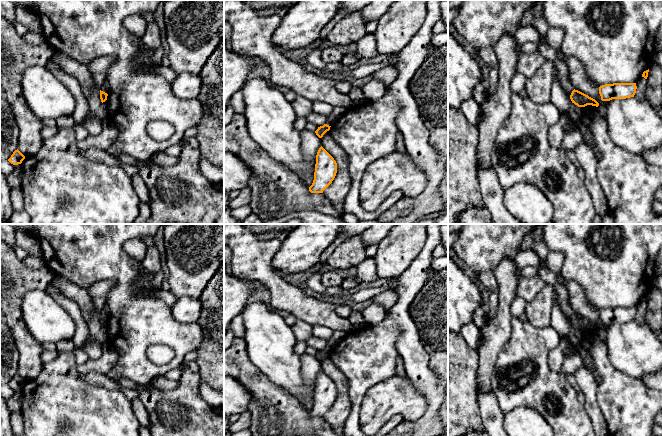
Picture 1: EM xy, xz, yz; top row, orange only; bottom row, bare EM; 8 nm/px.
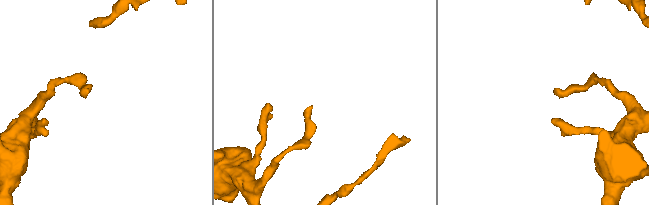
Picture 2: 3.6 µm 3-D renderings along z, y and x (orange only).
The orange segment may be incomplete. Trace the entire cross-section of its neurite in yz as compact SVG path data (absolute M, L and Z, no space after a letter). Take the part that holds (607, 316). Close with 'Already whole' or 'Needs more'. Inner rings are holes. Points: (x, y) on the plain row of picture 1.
M636 307L605 308L599 311L599 318L602 325L610 325L612 323L626 323L634 321L636 313Z. Already whole

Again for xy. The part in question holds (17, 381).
M17 373L13 376L8 385L13 389L18 389L21 388L24 383L25 380Z. Already whole

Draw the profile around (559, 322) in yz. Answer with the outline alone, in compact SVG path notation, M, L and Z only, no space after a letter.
M557 294L554 295L554 306L551 313L551 326L560 334L561 337L567 337L572 327L571 323L562 313L559 305Z

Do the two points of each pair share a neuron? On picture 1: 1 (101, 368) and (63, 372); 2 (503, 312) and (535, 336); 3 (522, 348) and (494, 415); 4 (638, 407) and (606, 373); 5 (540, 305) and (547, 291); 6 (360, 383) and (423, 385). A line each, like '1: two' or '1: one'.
1: two
2: two
3: two
4: one
5: one
6: two

